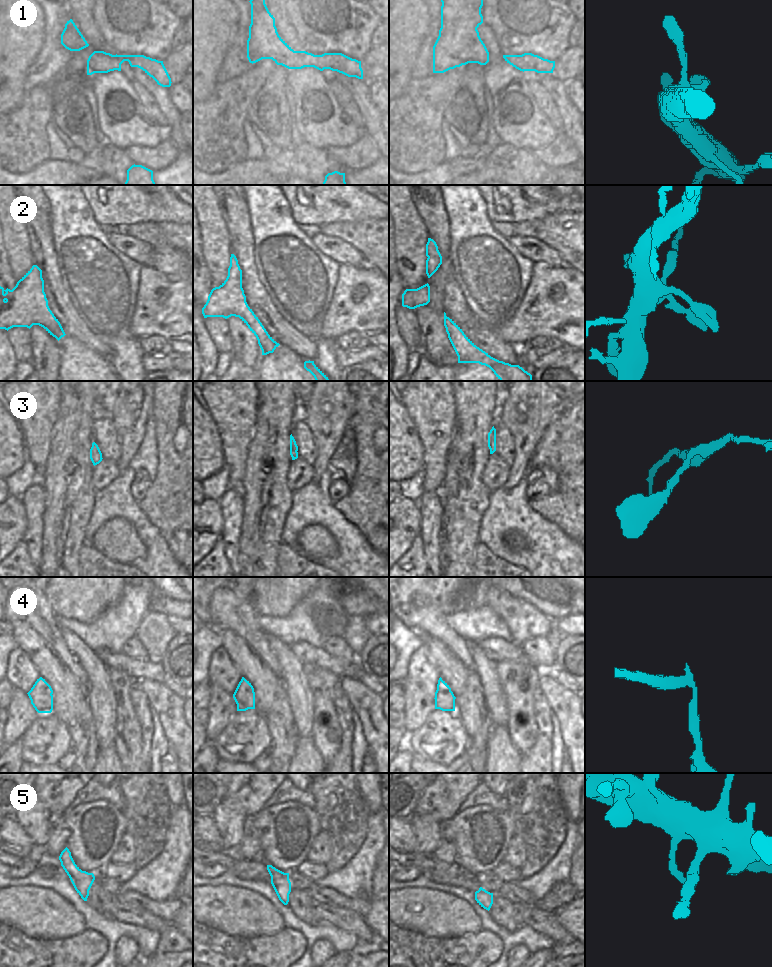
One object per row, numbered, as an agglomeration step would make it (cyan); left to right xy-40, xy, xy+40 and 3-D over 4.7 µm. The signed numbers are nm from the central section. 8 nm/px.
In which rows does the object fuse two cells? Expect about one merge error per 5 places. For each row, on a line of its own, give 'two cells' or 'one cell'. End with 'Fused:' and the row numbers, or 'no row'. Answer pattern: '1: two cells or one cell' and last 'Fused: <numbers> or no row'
1: one cell
2: two cells
3: one cell
4: two cells
5: one cell
Fused: 2, 4

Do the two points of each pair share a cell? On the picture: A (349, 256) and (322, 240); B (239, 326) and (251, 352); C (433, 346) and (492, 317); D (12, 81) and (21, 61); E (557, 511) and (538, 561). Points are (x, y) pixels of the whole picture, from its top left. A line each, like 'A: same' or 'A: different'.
A: same
B: same
C: different
D: same
E: different

